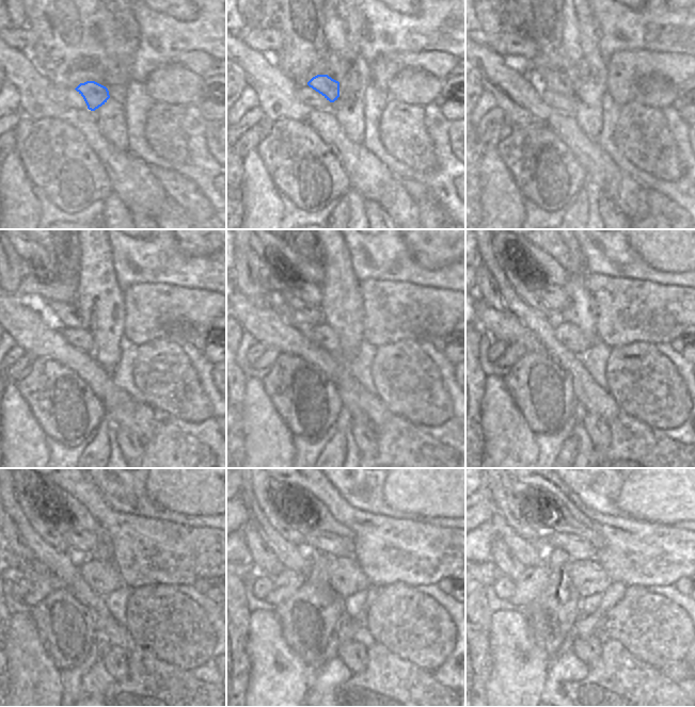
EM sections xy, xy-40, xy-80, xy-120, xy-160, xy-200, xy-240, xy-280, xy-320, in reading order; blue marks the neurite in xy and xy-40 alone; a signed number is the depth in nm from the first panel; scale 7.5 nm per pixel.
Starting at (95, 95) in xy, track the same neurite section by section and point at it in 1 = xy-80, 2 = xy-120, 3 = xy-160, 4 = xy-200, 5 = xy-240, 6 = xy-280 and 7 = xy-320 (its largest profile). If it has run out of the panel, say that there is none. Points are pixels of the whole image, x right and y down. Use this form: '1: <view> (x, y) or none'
1: xy-80 (556, 81)
2: xy-120 (68, 315)
3: xy-160 (311, 315)
4: xy-200 (526, 294)
5: xy-240 (50, 534)
6: xy-280 (295, 536)
7: xy-320 (505, 503)

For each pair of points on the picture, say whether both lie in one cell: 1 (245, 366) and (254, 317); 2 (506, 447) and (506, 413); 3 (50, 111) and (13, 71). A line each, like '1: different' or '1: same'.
1: different
2: same
3: same

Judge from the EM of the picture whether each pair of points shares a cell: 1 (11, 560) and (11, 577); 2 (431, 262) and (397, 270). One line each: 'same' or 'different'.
1: different
2: different

